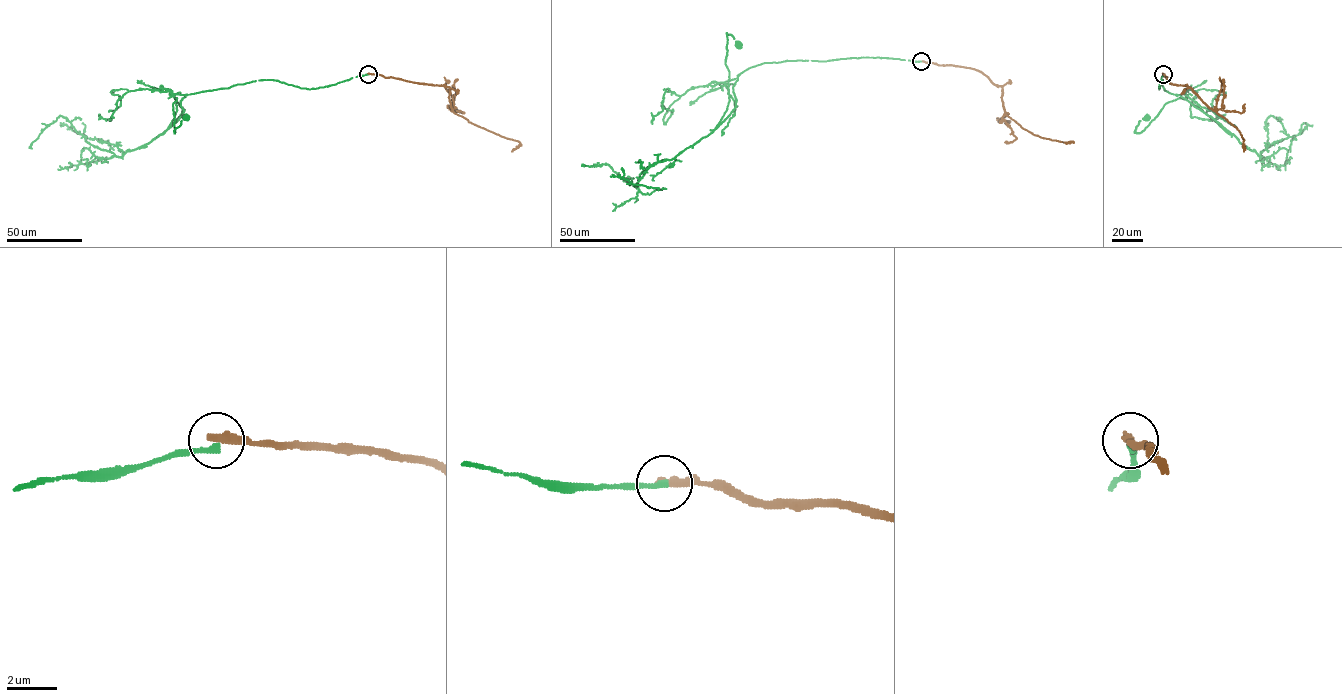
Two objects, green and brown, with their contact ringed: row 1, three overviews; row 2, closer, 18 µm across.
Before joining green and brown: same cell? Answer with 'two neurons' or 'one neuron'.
two neurons

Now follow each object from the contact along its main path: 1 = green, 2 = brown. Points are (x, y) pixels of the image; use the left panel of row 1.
1: (368, 74), (316, 88), (260, 79), (188, 94), (172, 93), (177, 98), (173, 103), (174, 132), (186, 117)
2: (368, 73), (447, 86), (452, 110), (478, 126), (517, 140), (520, 143), (512, 151)

